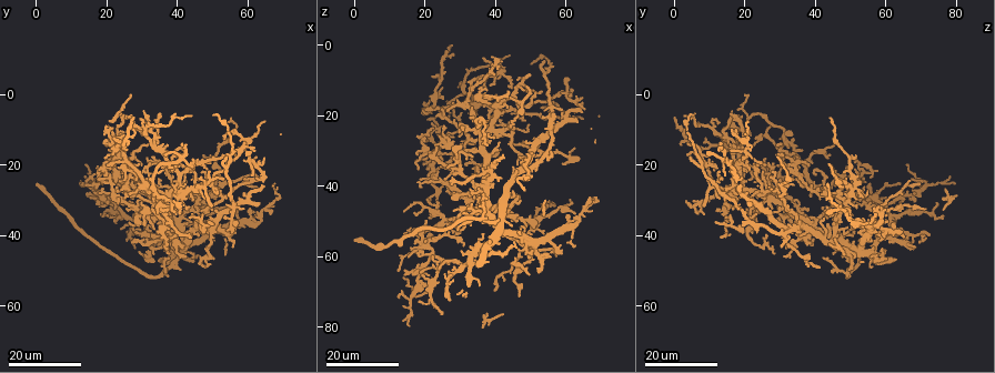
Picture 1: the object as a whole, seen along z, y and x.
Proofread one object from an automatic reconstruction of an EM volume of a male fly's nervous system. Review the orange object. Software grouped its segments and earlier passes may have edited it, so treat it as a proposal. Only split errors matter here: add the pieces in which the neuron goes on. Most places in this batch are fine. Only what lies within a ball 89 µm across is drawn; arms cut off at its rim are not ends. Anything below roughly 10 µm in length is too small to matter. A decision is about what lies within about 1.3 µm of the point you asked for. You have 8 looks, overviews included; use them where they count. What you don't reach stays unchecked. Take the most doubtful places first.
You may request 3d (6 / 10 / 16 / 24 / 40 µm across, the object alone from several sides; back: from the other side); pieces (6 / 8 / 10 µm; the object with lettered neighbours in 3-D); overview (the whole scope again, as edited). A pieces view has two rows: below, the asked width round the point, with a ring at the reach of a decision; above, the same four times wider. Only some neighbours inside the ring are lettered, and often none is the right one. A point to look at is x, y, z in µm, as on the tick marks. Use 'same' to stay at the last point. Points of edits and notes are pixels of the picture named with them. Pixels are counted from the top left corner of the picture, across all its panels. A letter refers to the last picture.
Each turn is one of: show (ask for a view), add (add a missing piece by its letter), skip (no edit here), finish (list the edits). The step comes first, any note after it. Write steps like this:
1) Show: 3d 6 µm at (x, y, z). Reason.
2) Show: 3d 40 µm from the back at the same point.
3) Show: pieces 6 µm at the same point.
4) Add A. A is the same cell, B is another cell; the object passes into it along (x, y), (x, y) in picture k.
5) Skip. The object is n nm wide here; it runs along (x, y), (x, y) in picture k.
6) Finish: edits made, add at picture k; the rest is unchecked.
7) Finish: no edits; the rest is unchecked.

Show: 3d 16 µm at (0.5, 25.5, 56.0). An open end.

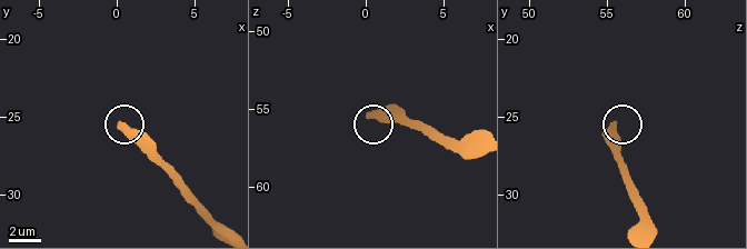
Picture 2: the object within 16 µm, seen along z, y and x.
Show: pieces 8 µm at (0.2, 25.4, 55.6).

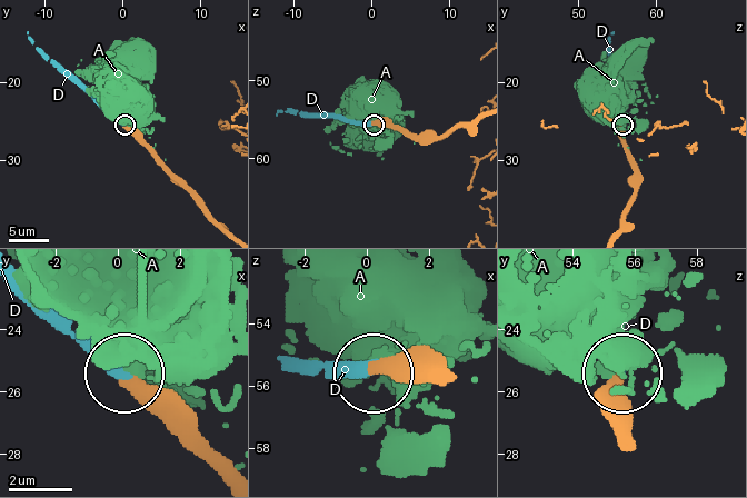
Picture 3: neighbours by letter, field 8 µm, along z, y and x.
Add D. The object is 390 nm wide here; D is the same cell, A is another cell; the object passes into it along (145, 146), (46, 57), (28, 31) in picture 3; the neuron continues.

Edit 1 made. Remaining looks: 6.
Show: overview.

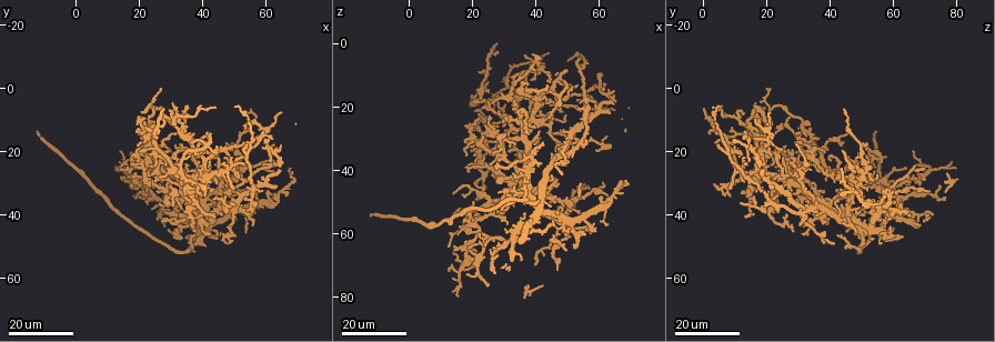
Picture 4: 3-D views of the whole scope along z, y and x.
Show: 3d 24 µm at (50, 36, 60). Free end.

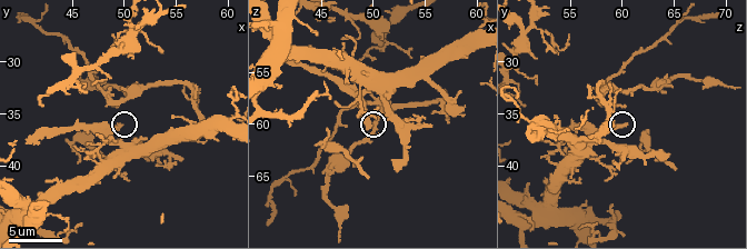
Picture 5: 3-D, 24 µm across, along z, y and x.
Show: pieces 10 µm at (49.4, 36.0, 60.2).

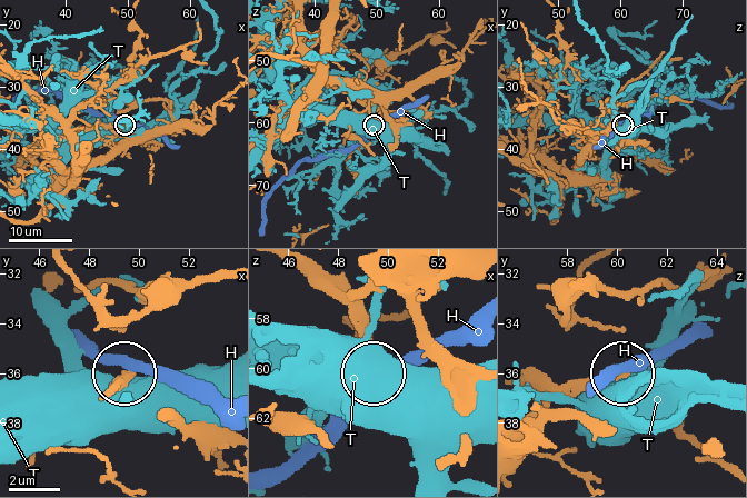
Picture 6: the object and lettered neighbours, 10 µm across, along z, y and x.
Skip. The object is 260 nm wide here; H and T are other cells; no lettered piece goes on from it.

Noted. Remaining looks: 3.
Show: 3d 24 µm at (42.5, 45.5, 31.0). Branch stops here.

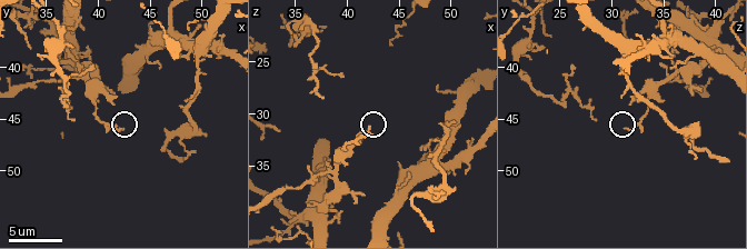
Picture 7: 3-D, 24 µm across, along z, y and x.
Show: pieces 8 µm at (42.2, 45.8, 31.4).

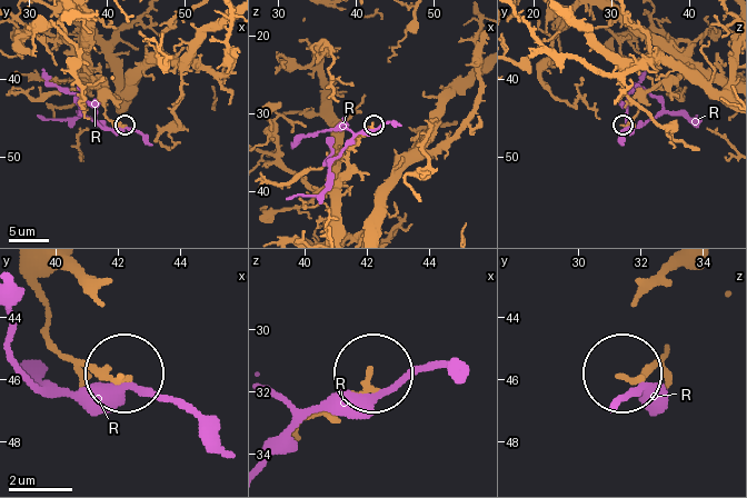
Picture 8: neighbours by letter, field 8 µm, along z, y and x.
Skip. R is another cell; it runs along (50, 330), (58, 346), (119, 378) in picture 8; no lettered piece goes on from it.

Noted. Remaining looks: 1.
Finish: edits made, add at picture 3; the rest is unchecked.

